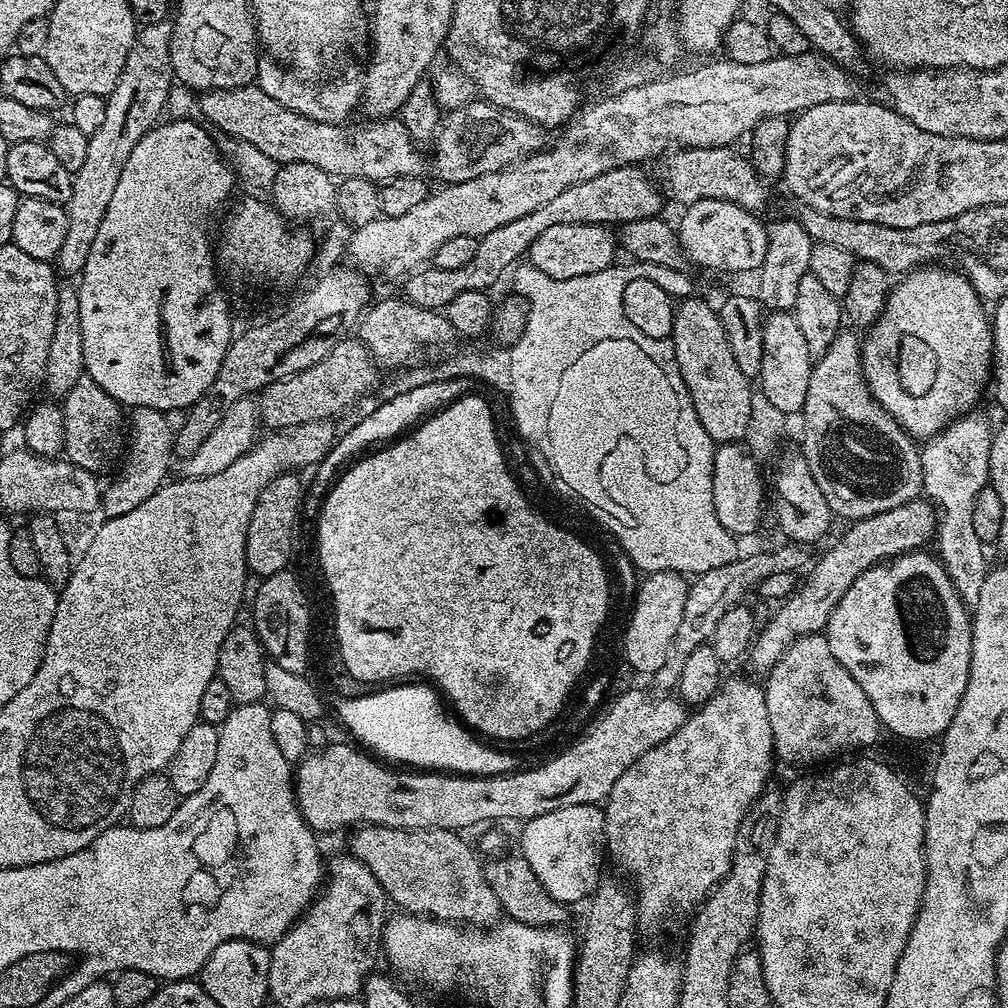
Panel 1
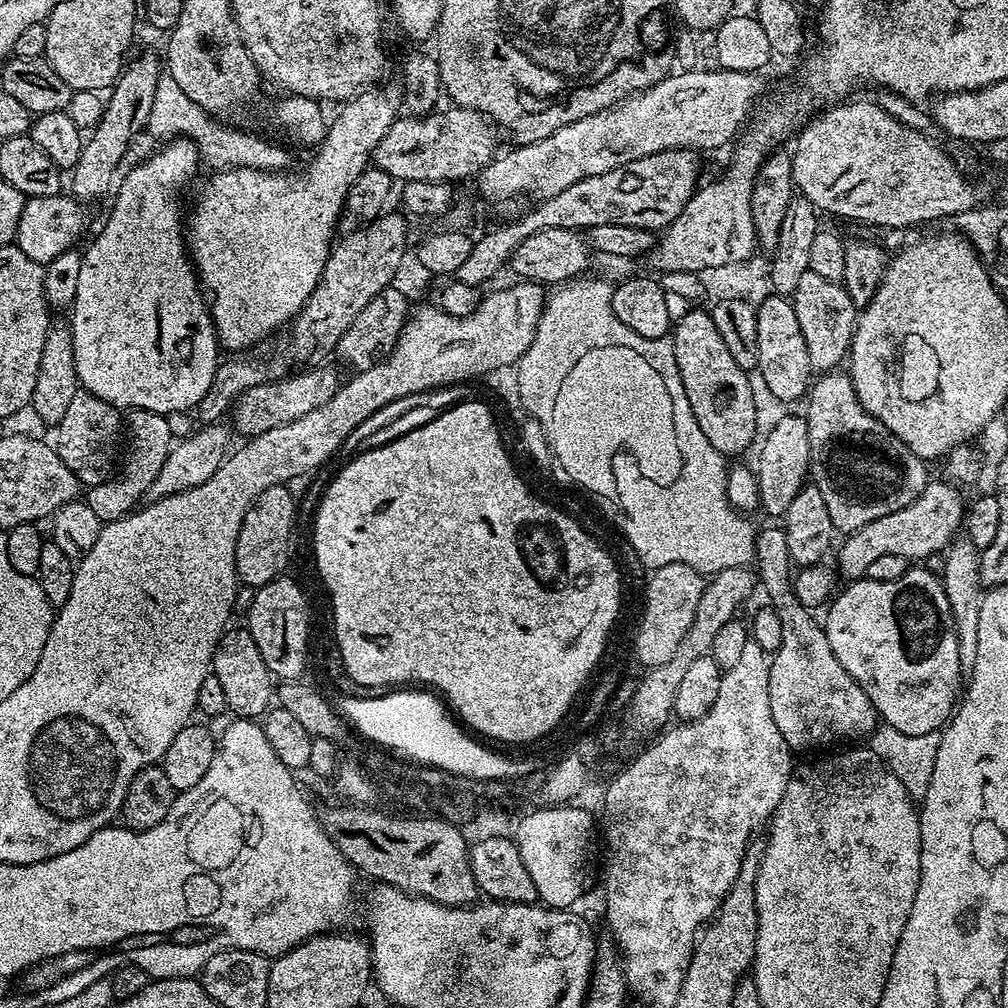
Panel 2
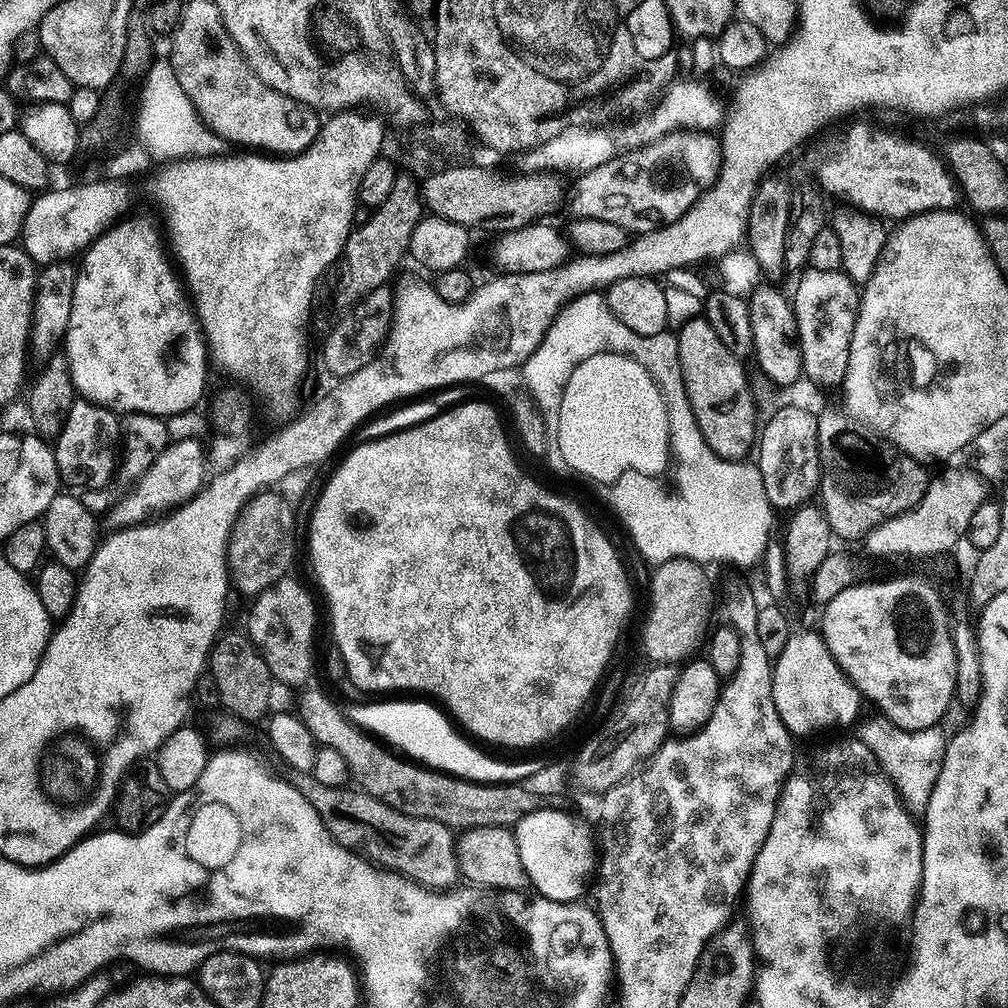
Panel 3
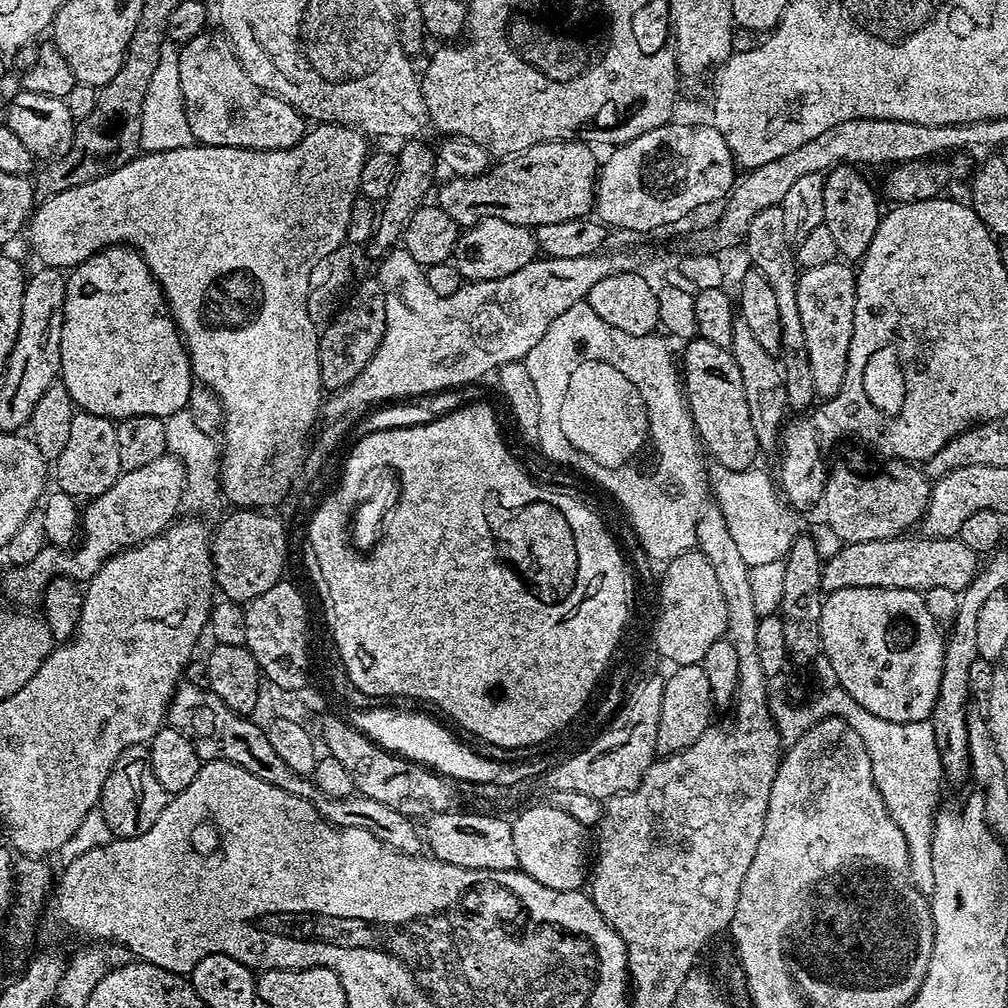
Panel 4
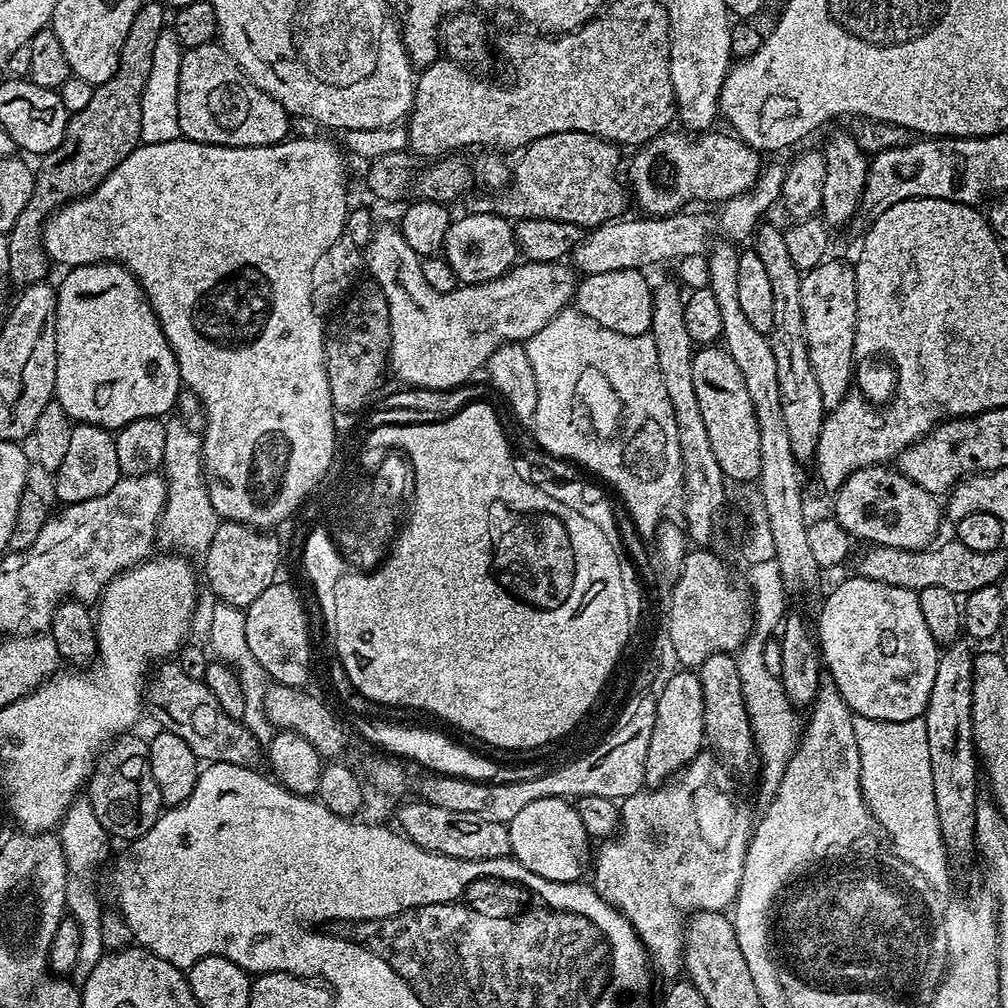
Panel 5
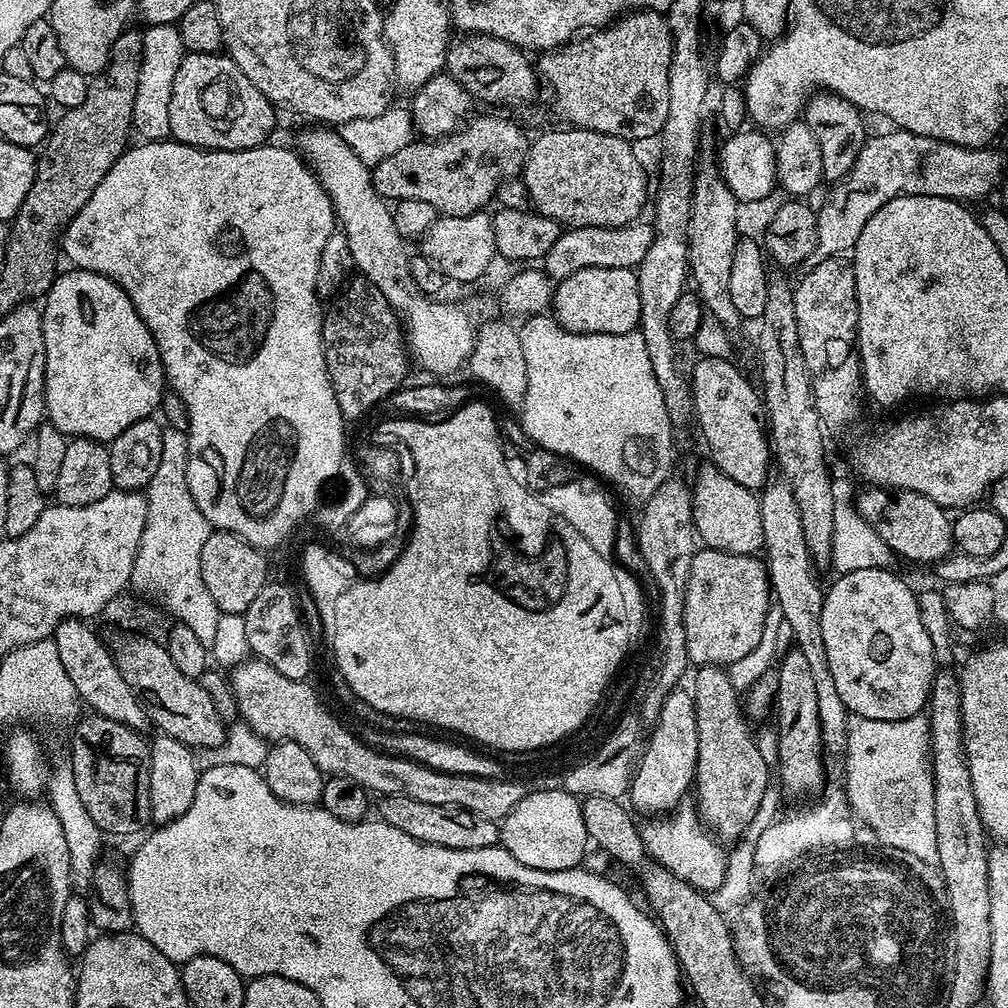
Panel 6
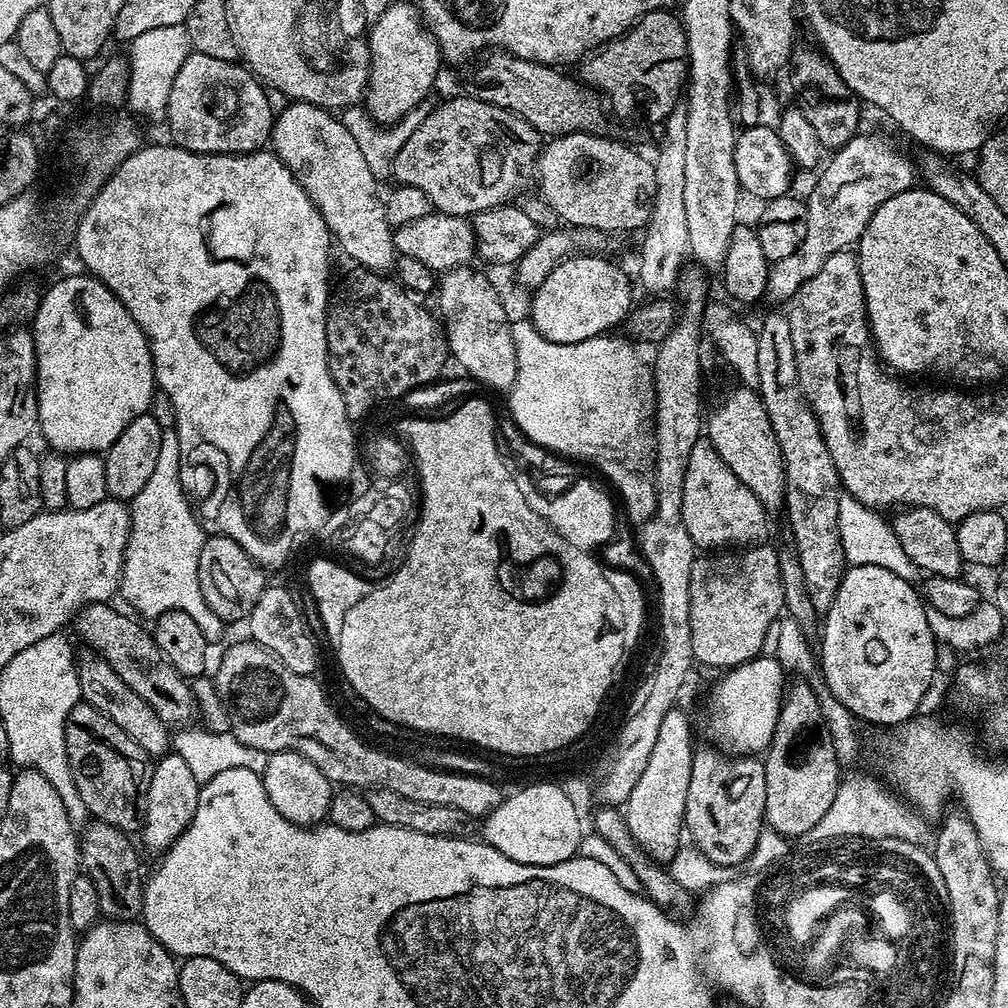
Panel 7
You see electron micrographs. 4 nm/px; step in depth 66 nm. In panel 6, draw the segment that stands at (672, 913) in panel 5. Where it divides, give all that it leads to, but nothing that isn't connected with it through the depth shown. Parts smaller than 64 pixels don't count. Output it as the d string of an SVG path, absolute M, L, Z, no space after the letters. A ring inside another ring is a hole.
M681 803L671 814L649 819L652 821L640 828L640 837L649 856L669 868L678 878L685 880L693 888L717 889L726 874L728 857L725 849L720 849L721 845L706 831L697 815L697 809L689 804Z

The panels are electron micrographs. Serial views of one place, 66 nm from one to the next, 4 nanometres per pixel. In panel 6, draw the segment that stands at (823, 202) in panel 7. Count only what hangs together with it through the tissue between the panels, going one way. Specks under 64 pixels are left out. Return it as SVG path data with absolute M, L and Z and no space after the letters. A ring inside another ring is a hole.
M891 130L881 136L869 135L864 141L862 150L856 156L852 167L843 177L831 185L824 205L816 212L816 250L820 258L836 258L841 254L851 253L858 242L858 234L862 234L862 226L870 222L870 218L886 202L899 196L941 196L947 200L972 202L988 196L1000 184L1000 175L1004 172L1004 156L995 152L995 147L963 148L950 142L942 142L938 138L926 138L913 132Z

